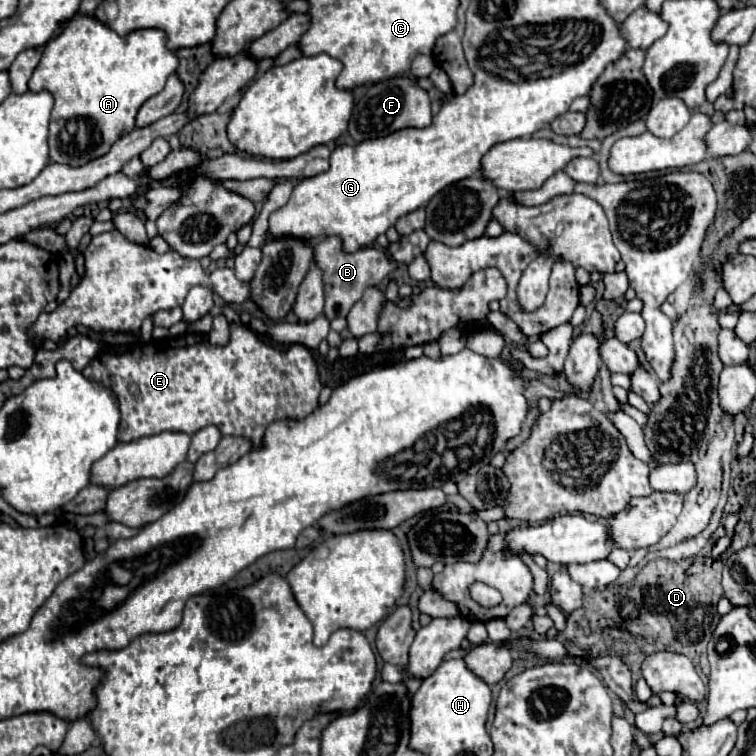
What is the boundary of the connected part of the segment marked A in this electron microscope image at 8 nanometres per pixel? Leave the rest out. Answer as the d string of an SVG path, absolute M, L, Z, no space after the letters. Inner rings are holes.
M82 12L72 16L68 26L44 46L42 60L28 82L32 92L48 90L54 96L50 160L82 166L104 156L122 134L134 130L138 108L164 88L176 68L178 56L168 50L162 30L142 28L120 36L96 16Z

